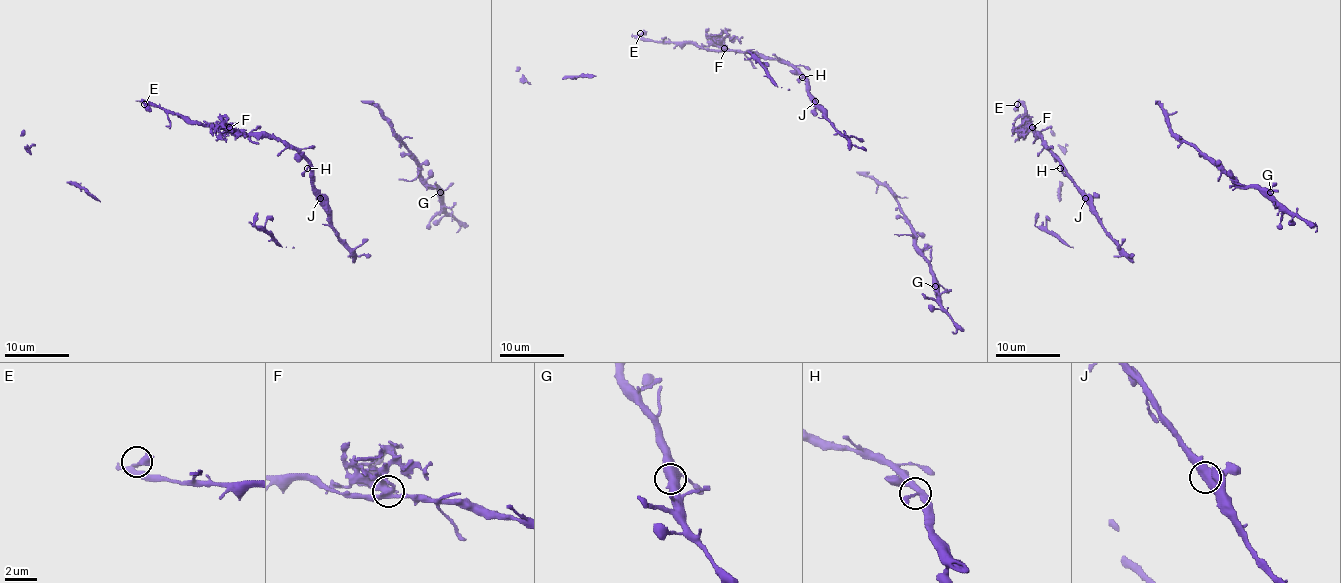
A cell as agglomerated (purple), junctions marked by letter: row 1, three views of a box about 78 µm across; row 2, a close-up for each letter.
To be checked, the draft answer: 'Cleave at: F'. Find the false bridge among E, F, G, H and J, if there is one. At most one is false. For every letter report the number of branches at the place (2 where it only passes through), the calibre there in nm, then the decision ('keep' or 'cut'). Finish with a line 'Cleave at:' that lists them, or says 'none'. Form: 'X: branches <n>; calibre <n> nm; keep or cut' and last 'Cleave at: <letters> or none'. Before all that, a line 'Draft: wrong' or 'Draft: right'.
Draft: right
E: branches 2; calibre 340 nm; keep
F: branches 3; calibre 480 nm; cut
G: branches 4; calibre 500 nm; keep
H: branches 3; calibre 280 nm; keep
J: branches 3; calibre 480 nm; keep
Cleave at: F

